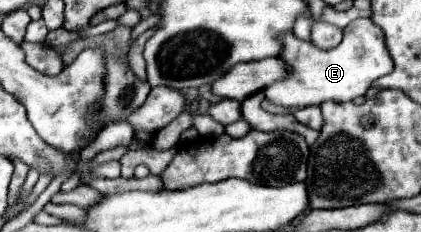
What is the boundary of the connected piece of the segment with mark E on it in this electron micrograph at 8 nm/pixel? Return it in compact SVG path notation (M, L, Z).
M356 19L348 27L344 27L343 32L342 43L334 49L318 49L312 43L298 39L294 33L284 35L284 51L280 57L288 59L292 73L288 75L288 79L266 87L266 99L288 109L322 105L324 101L346 103L356 97L364 97L376 79L388 75L394 69L384 33L378 25L372 23L372 19Z

